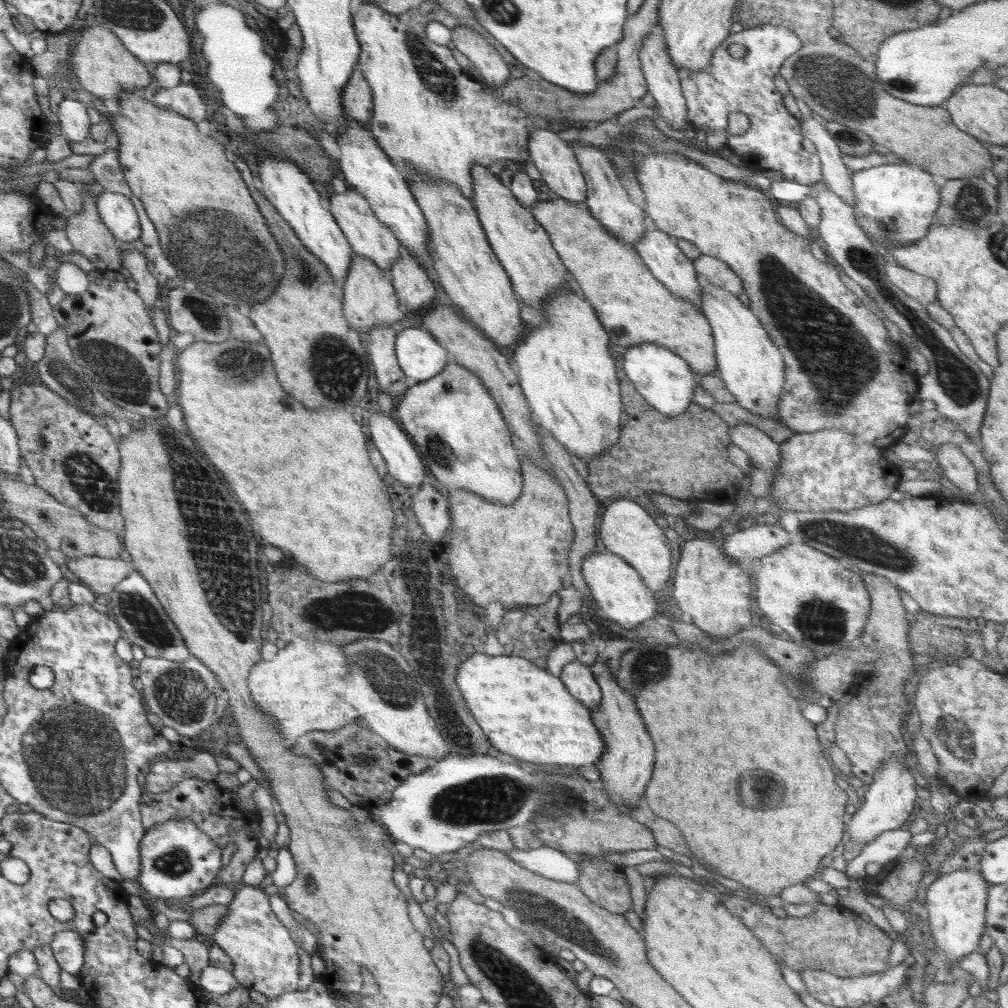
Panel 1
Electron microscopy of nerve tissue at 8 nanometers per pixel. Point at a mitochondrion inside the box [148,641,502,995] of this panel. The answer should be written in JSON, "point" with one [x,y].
{"point":[182,695]}

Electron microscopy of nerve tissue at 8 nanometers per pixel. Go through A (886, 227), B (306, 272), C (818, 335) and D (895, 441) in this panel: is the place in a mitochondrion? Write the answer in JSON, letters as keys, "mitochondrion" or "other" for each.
{"A":"mitochondrion","B":"mitochondrion","C":"mitochondrion","D":"other"}

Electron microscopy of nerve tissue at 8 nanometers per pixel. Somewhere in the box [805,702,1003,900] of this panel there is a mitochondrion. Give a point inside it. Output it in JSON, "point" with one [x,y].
{"point":[959,739]}

